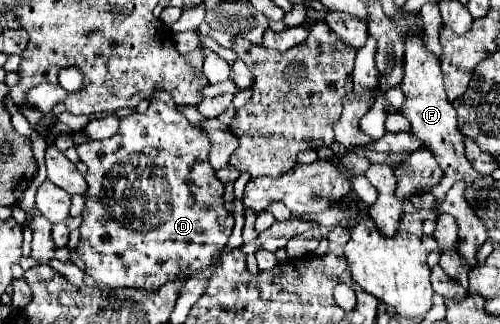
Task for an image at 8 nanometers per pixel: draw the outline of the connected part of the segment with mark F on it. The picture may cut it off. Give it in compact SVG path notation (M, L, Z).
M403 35L403 39L405 39L405 59L403 59L405 79L401 83L401 89L407 95L407 103L403 105L401 113L409 119L409 123L413 127L413 133L417 137L421 137L421 141L425 141L425 147L433 149L433 155L437 157L437 161L441 165L441 171L445 171L445 177L441 179L441 185L437 185L437 189L431 189L431 195L435 199L445 197L445 193L453 187L455 181L465 181L467 189L471 189L471 185L477 179L473 173L477 173L477 171L471 167L471 163L465 157L465 149L463 149L465 135L459 131L457 111L445 95L443 73L441 73L439 61L435 59L435 55L427 53L423 49L423 35L419 35L419 37Z

